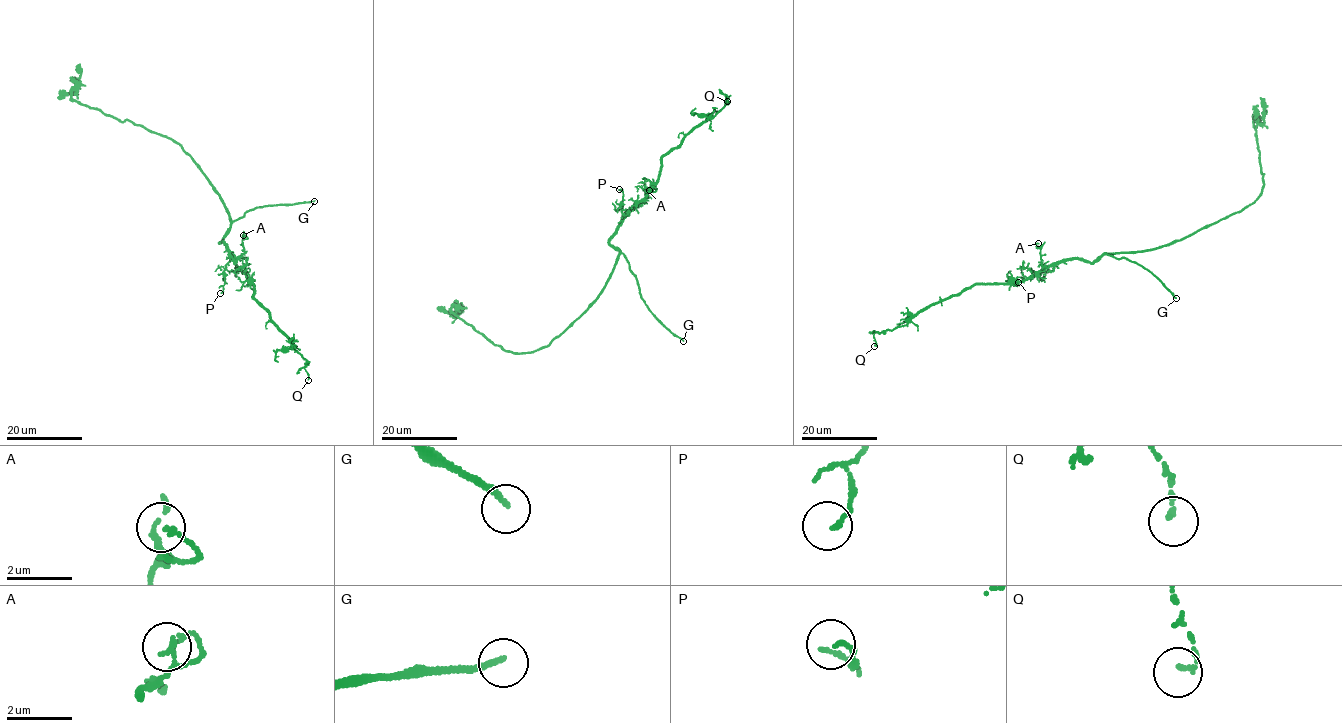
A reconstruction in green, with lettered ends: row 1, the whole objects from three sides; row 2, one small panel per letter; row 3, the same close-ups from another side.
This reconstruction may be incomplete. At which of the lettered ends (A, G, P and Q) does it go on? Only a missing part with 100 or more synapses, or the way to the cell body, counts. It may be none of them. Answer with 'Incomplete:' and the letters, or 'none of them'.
Incomplete: G

